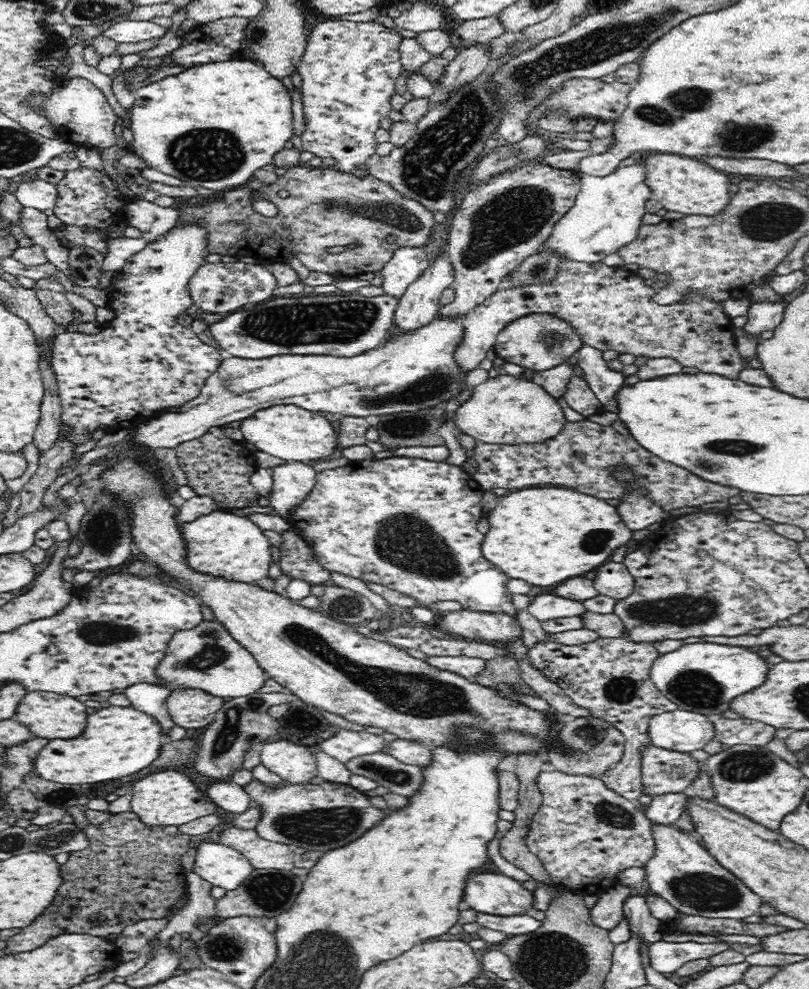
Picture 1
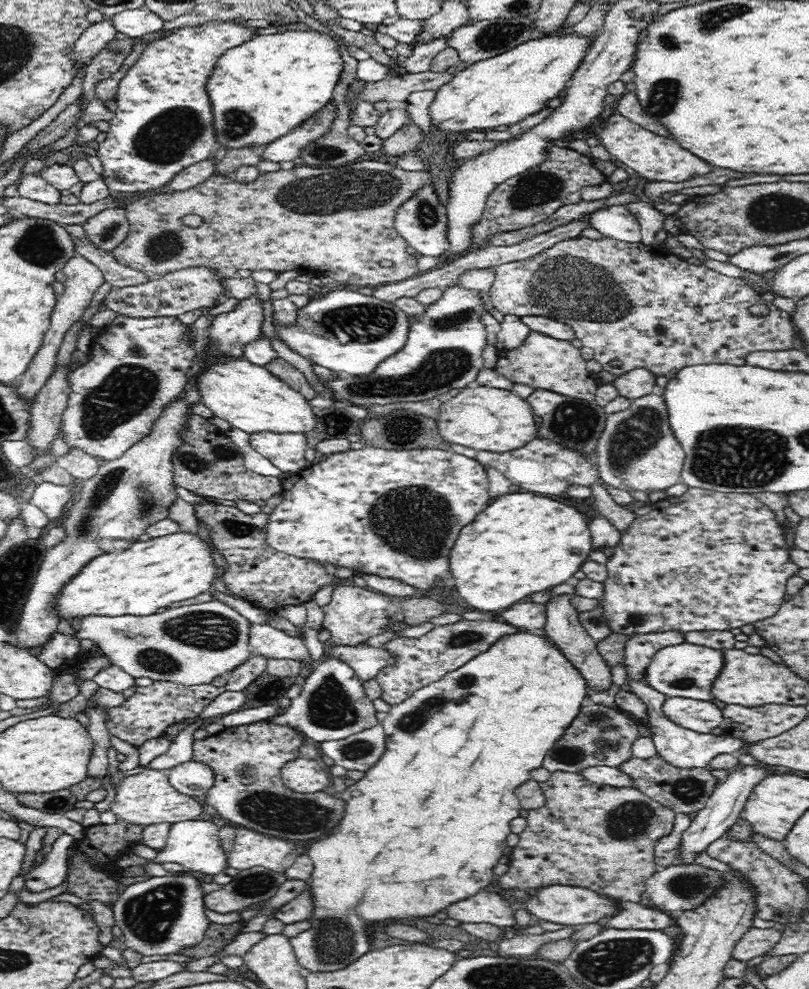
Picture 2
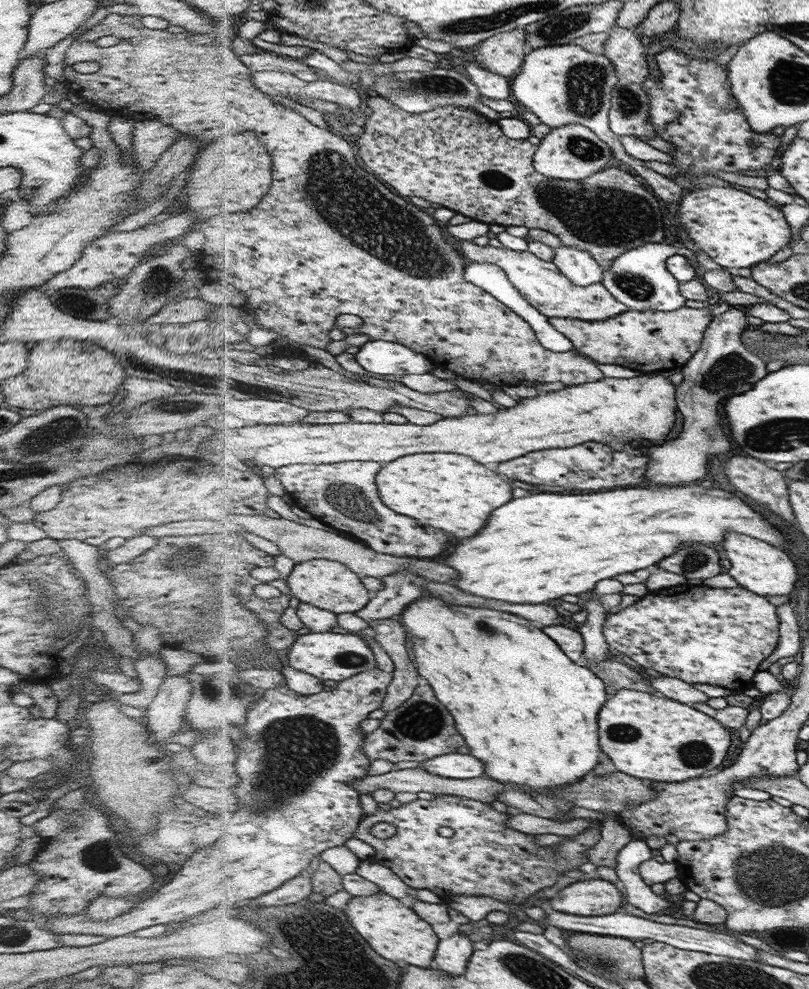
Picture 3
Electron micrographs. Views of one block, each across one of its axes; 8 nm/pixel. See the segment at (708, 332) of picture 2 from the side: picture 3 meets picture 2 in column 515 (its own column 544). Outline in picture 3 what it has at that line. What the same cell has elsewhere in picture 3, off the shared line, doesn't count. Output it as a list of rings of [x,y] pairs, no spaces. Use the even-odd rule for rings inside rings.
[[[461,239],[460,243],[464,256],[470,258],[472,263],[498,265],[506,273],[510,283],[518,289],[518,292],[524,296],[528,303],[548,318],[573,318],[598,322],[614,318],[629,310],[629,307],[611,294],[603,282],[594,282],[588,286],[576,286],[554,262],[546,262],[528,249],[520,252],[520,250],[510,250],[504,246],[503,248],[493,247],[489,244],[478,246],[472,240]]]

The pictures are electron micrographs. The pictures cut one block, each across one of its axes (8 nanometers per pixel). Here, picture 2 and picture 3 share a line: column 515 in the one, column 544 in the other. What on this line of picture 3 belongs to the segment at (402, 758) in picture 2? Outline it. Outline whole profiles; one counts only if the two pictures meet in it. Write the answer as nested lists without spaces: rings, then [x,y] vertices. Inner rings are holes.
[[[424,598],[412,602],[400,619],[412,636],[420,675],[429,681],[437,697],[458,720],[458,730],[466,736],[470,754],[488,766],[486,777],[506,786],[498,801],[510,810],[518,808],[521,813],[548,820],[562,820],[566,812],[572,812],[574,803],[552,792],[536,790],[554,790],[580,782],[595,769],[602,754],[598,746],[598,712],[610,696],[604,692],[605,682],[588,667],[574,663],[546,632],[514,614],[468,606],[450,606],[448,610],[448,604],[442,600]]]

